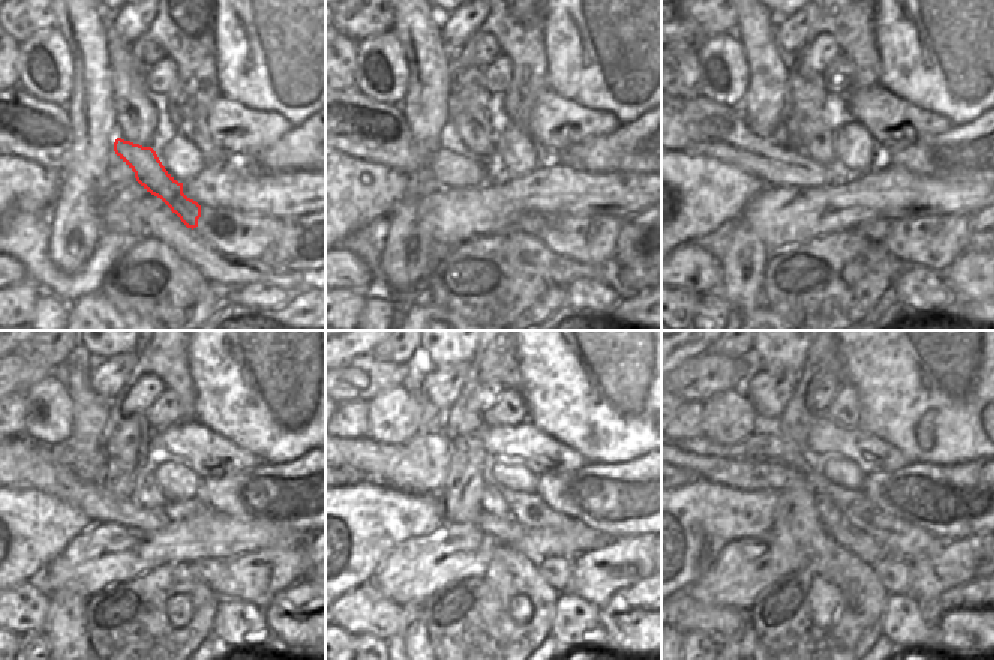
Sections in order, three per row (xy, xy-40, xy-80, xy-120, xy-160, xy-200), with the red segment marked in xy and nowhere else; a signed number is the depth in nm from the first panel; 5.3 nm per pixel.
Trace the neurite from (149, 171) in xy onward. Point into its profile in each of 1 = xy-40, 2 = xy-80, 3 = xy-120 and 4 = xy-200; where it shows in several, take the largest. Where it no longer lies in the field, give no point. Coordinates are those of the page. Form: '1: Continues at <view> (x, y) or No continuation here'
1: Continues at xy-40 (534, 224)
2: Continues at xy-80 (876, 230)
3: Continues at xy-120 (212, 570)
4: Continues at xy-200 (895, 576).

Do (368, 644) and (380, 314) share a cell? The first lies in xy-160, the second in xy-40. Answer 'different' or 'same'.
same

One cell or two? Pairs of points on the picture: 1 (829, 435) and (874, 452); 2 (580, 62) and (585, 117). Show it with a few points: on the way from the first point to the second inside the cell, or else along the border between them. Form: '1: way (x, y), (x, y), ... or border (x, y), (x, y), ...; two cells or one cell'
1: way (840, 440), (864, 449); one cell
2: border (552, 89), (586, 107), (606, 110), (616, 119); two cells

